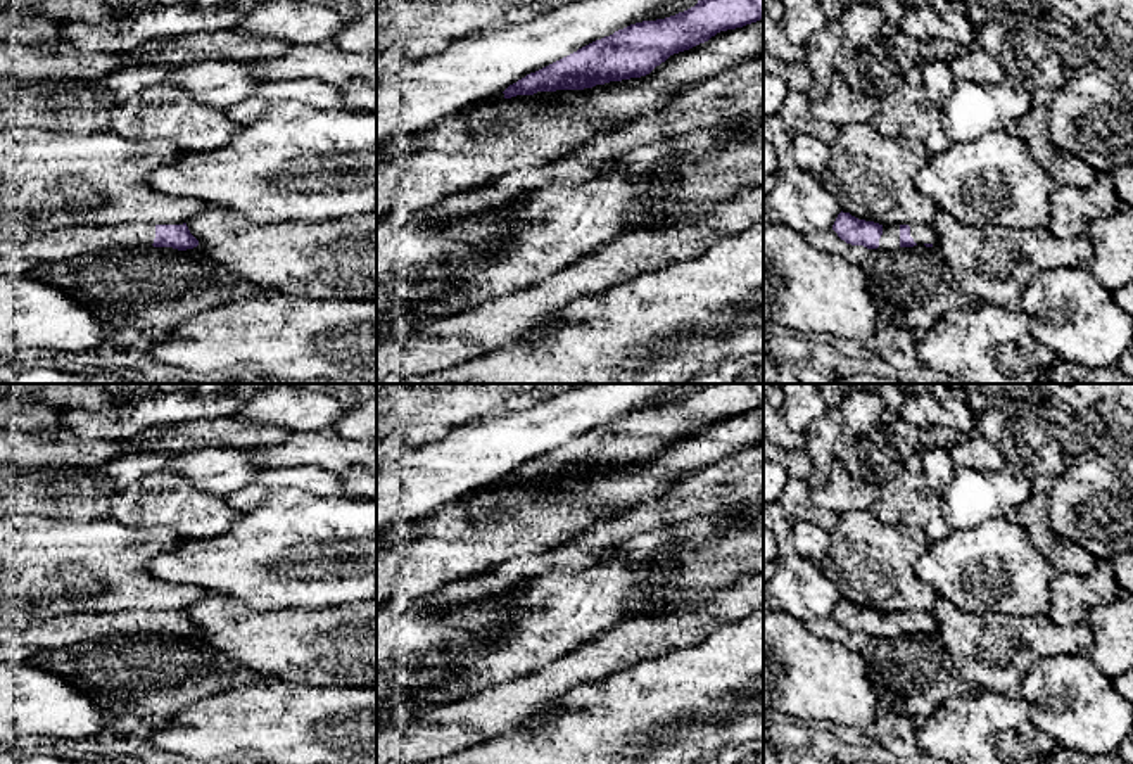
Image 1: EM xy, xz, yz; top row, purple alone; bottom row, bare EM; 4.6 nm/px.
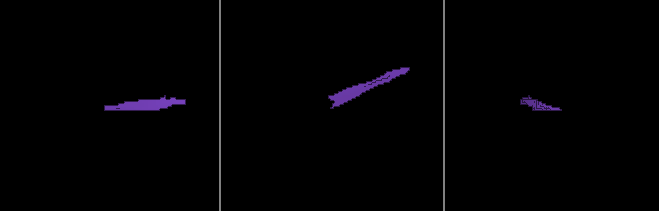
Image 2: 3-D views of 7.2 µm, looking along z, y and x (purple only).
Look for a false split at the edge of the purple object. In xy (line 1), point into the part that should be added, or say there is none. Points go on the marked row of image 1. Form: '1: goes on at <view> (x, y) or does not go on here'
1: goes on at xy (18, 241)

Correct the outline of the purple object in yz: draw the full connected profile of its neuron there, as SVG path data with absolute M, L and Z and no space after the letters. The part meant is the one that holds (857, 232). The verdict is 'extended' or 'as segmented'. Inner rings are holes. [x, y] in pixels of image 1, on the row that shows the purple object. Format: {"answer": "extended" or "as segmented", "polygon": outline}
{"answer": "extended", "polygon": "M839 213L832 230L841 240L867 249L896 251L898 247L938 245L938 235L929 225L879 225Z"}

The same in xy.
{"answer": "extended", "polygon": "M0 218L0 256L35 263L62 261L112 247L193 249L199 240L183 225L78 225L43 230Z"}

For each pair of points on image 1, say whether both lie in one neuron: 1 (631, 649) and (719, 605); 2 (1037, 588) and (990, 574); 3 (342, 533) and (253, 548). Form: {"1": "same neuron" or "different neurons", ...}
{"1": "same neuron", "2": "same neuron", "3": "same neuron"}

